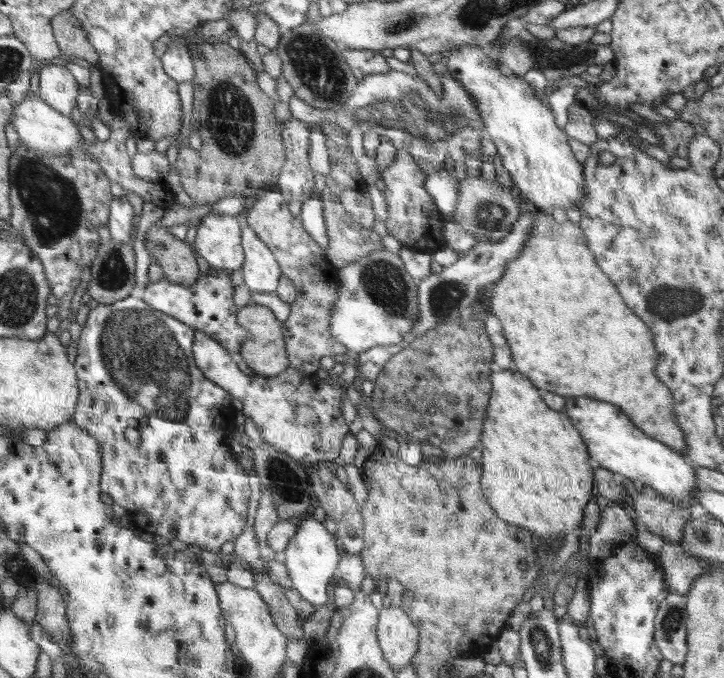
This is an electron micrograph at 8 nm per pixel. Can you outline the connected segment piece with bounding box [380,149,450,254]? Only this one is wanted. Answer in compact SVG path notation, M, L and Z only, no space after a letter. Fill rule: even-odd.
M398 150L396 159L381 173L380 177L386 186L383 196L388 206L388 221L385 225L390 236L398 239L403 247L430 254L442 246L450 245L449 239L443 234L447 217L438 210L433 198L424 190L423 182L427 176L417 167L408 151Z

